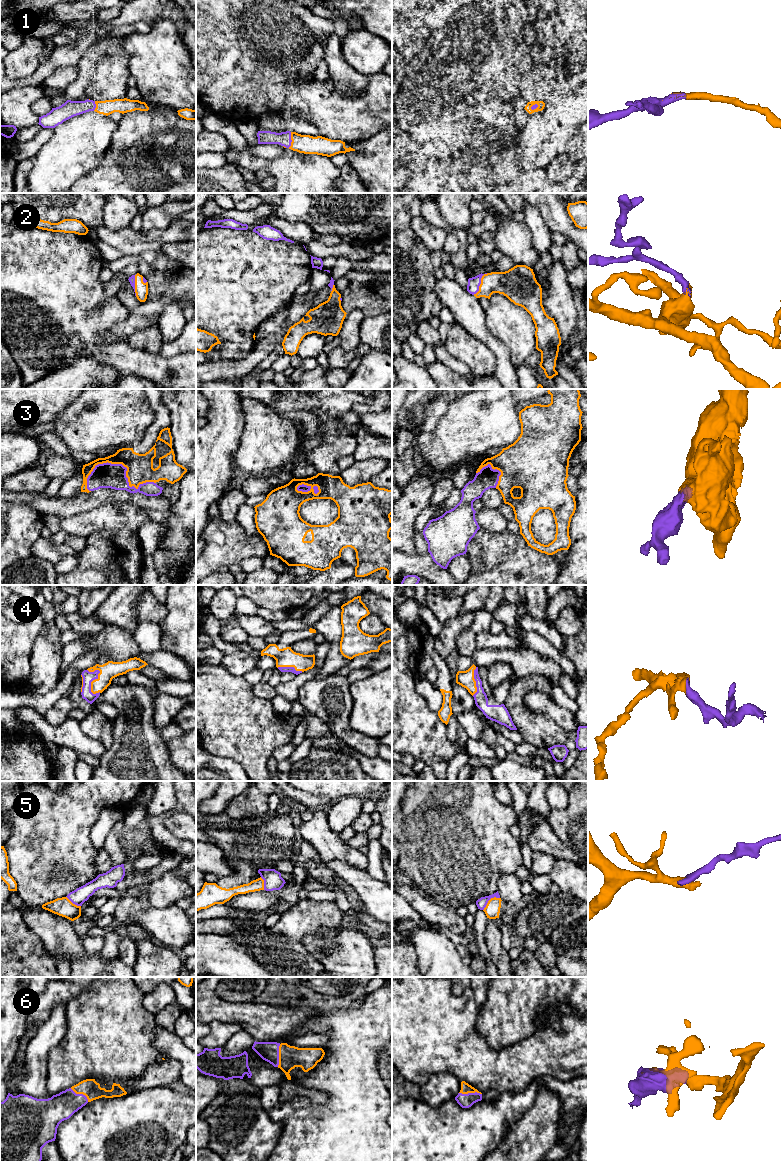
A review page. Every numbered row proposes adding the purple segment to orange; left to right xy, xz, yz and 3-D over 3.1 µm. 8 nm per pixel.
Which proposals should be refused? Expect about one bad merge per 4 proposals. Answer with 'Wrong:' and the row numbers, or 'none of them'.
Wrong: 5

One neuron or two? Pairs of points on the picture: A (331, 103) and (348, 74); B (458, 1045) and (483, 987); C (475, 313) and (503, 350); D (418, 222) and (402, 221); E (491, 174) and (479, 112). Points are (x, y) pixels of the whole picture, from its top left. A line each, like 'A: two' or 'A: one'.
A: two
B: two
C: one
D: two
E: one

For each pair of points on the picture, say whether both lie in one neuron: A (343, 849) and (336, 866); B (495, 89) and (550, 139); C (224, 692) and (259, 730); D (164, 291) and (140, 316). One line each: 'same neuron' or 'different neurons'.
A: different neurons
B: different neurons
C: same neuron
D: same neuron

